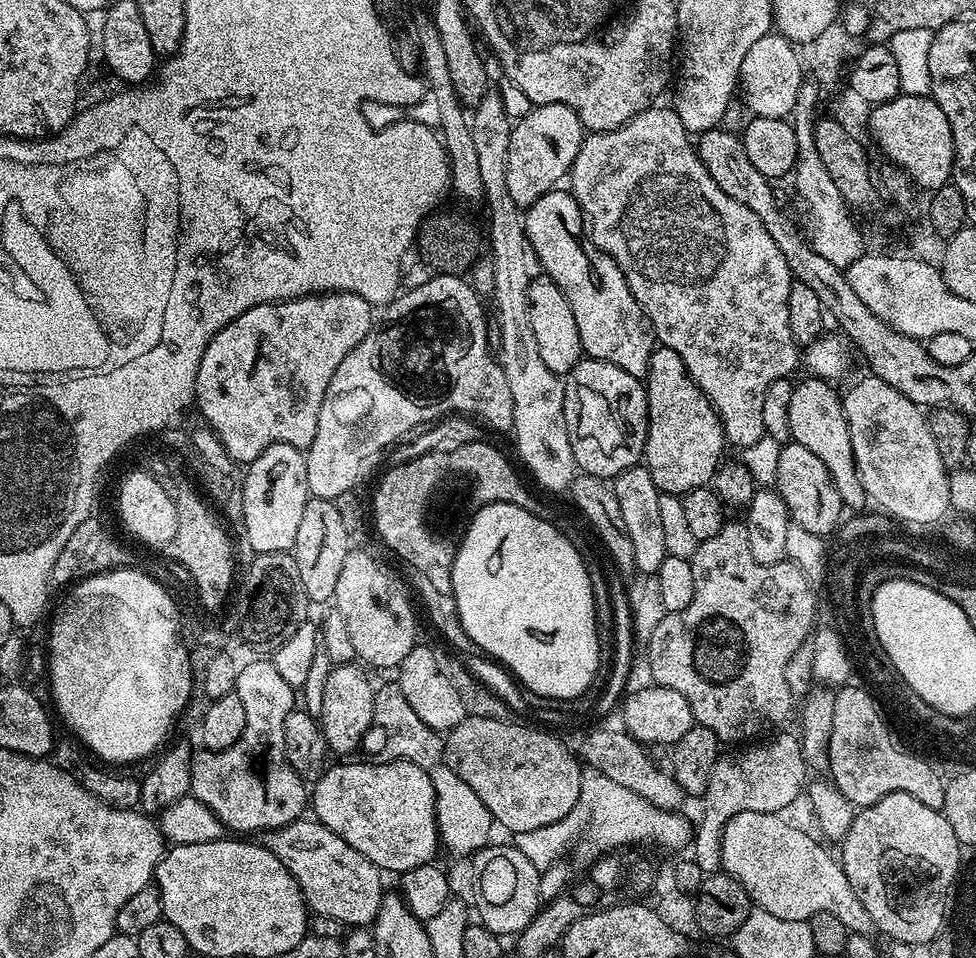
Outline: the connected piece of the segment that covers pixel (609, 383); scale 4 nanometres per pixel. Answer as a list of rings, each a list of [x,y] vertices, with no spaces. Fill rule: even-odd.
[[[582,358],[563,377],[563,382],[566,430],[570,434],[570,450],[574,450],[577,469],[581,473],[611,481],[623,472],[637,467],[644,454],[648,433],[648,394],[641,377],[626,374],[626,370],[605,360]]]

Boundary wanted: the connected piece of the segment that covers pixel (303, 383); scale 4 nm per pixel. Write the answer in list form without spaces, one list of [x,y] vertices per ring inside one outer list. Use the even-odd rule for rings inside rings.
[[[329,292],[315,296],[301,296],[298,300],[282,300],[279,304],[263,304],[246,310],[238,318],[234,318],[206,346],[206,350],[200,359],[198,374],[196,375],[196,395],[194,397],[195,407],[200,407],[203,423],[207,424],[220,440],[225,448],[226,454],[237,465],[247,466],[253,464],[257,458],[264,453],[272,444],[289,444],[301,450],[307,450],[310,442],[314,442],[314,430],[318,430],[318,410],[322,410],[322,398],[326,398],[326,386],[330,386],[330,378],[334,378],[334,370],[342,366],[342,358],[358,346],[373,331],[372,324],[373,305],[366,302],[353,292]]]

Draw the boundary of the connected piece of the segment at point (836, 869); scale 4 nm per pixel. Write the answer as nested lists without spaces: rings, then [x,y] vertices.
[[[742,812],[730,819],[724,827],[721,842],[721,869],[735,877],[746,889],[753,903],[784,920],[808,920],[818,913],[832,913],[841,919],[851,933],[873,937],[877,926],[867,913],[839,861],[824,848],[821,841],[816,842],[808,833],[782,819],[777,813]]]

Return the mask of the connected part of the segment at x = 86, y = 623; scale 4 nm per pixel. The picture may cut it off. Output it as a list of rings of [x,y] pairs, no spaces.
[[[130,566],[105,576],[92,574],[81,579],[64,600],[46,649],[51,699],[60,707],[64,720],[104,760],[139,761],[153,754],[163,742],[192,696],[193,666],[185,641],[176,637],[174,597],[159,579],[153,583],[133,575]]]

